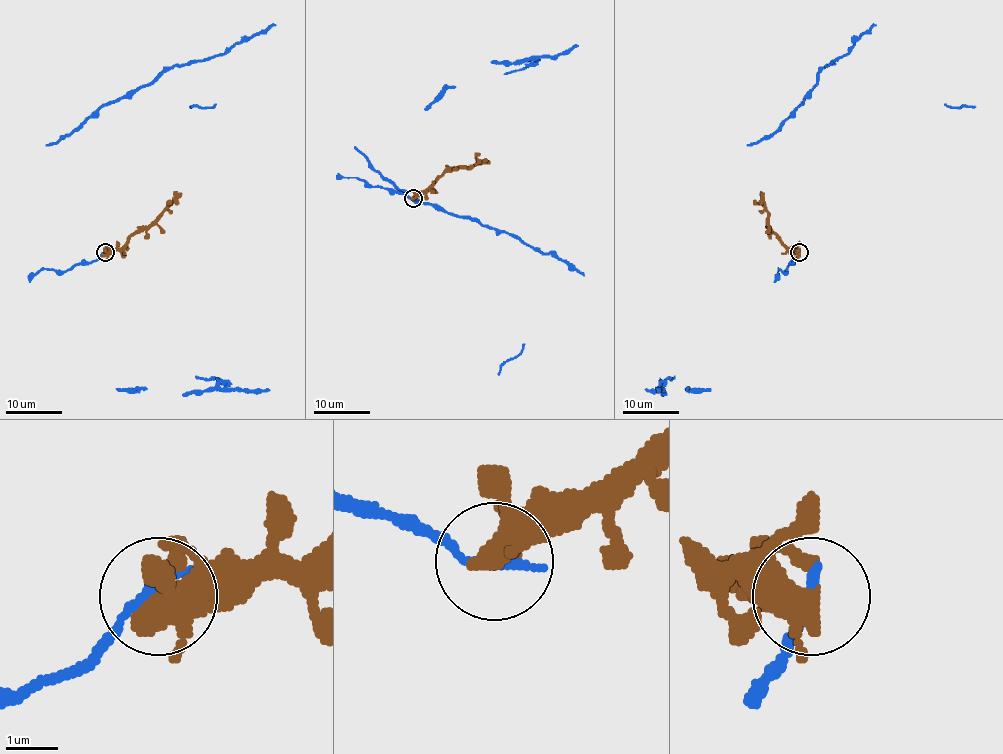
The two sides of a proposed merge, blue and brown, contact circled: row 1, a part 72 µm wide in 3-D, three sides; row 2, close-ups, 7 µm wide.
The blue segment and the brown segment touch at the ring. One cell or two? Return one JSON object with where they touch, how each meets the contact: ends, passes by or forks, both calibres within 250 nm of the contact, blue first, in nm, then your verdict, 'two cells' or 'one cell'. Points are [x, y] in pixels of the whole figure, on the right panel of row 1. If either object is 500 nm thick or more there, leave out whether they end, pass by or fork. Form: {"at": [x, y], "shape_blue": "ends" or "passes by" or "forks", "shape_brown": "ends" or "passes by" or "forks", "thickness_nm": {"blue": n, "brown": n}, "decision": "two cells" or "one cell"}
{"at": [799, 252], "shape_blue": "ends", "shape_brown": "forks", "thickness_nm": {"blue": 240, "brown": 360}, "decision": "two cells"}

